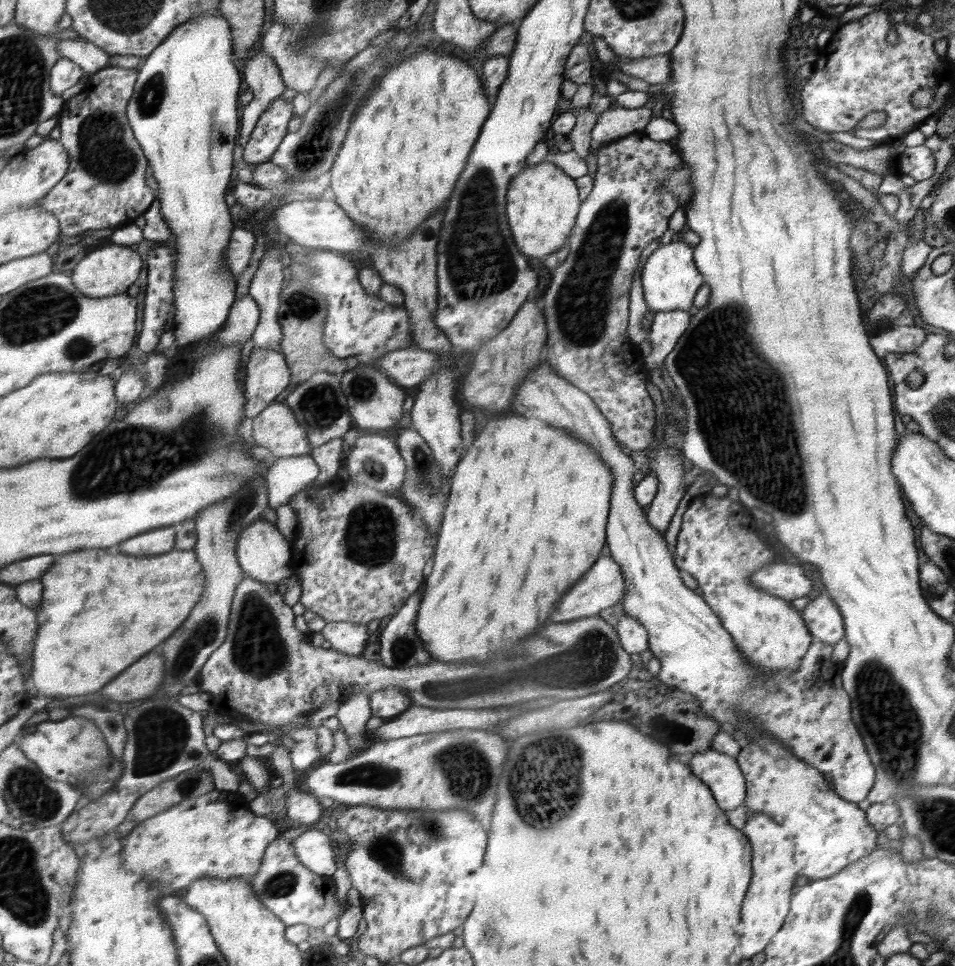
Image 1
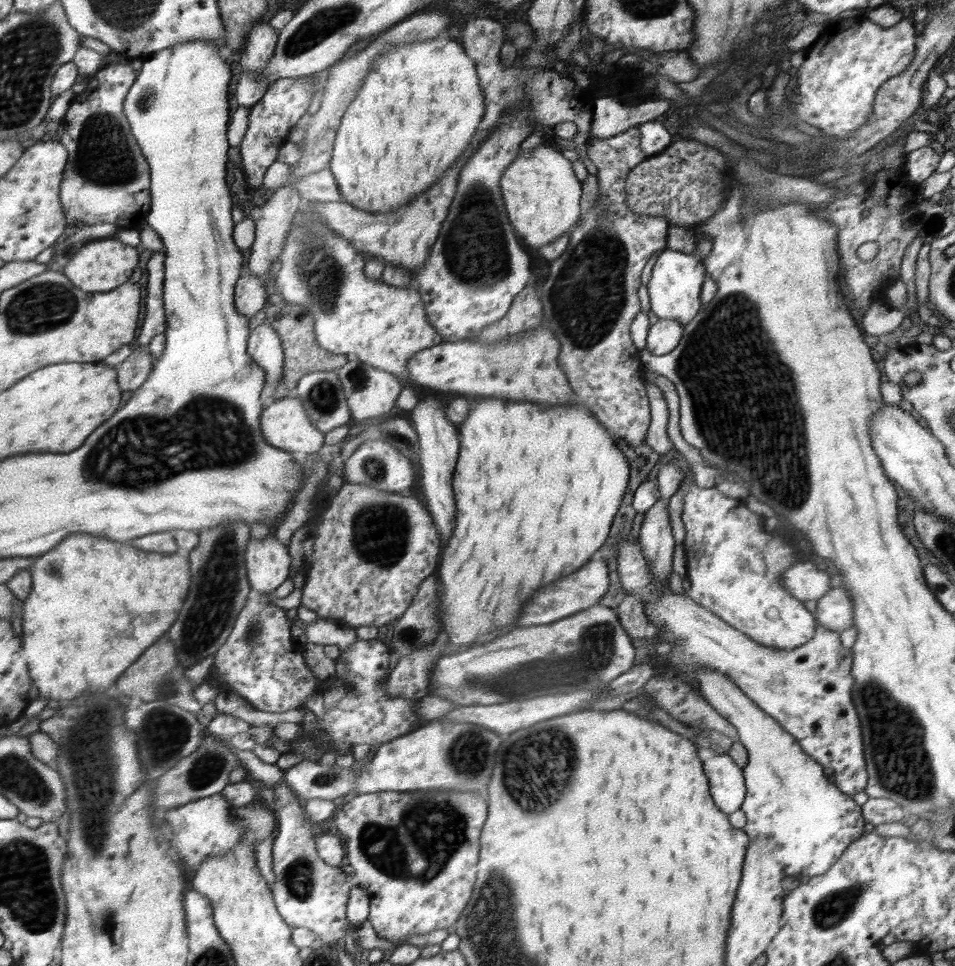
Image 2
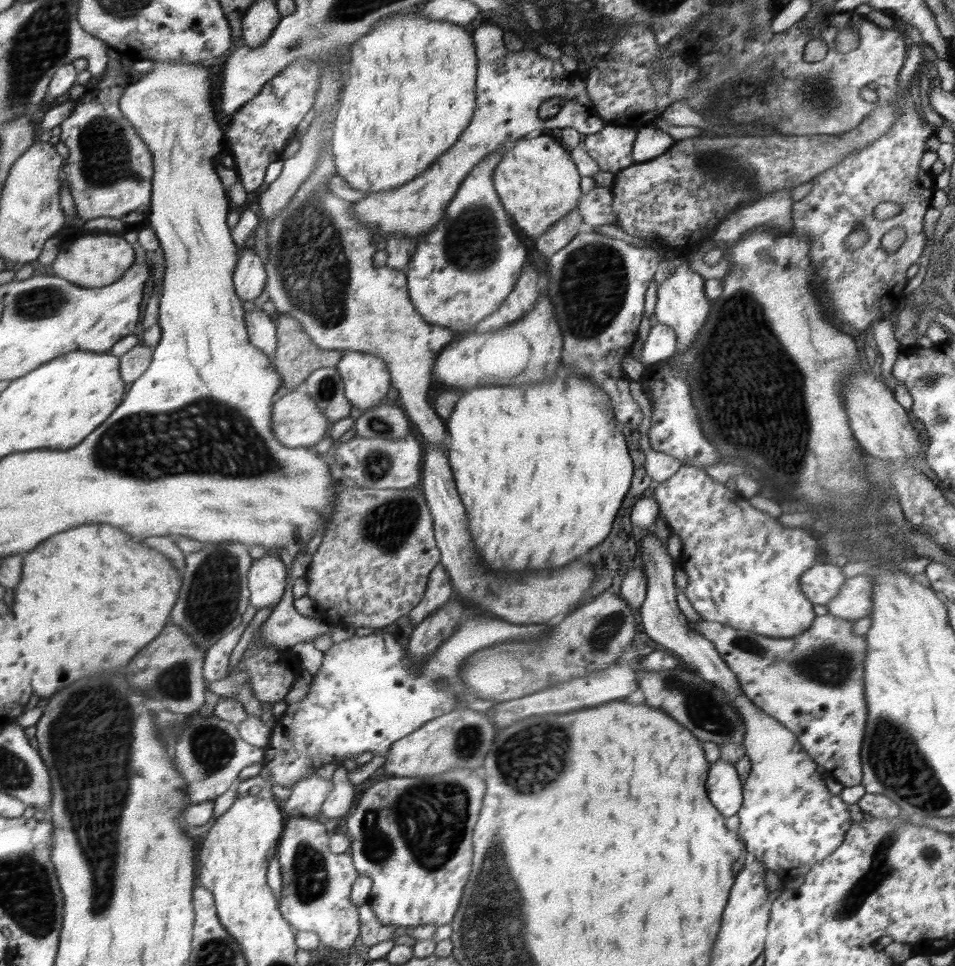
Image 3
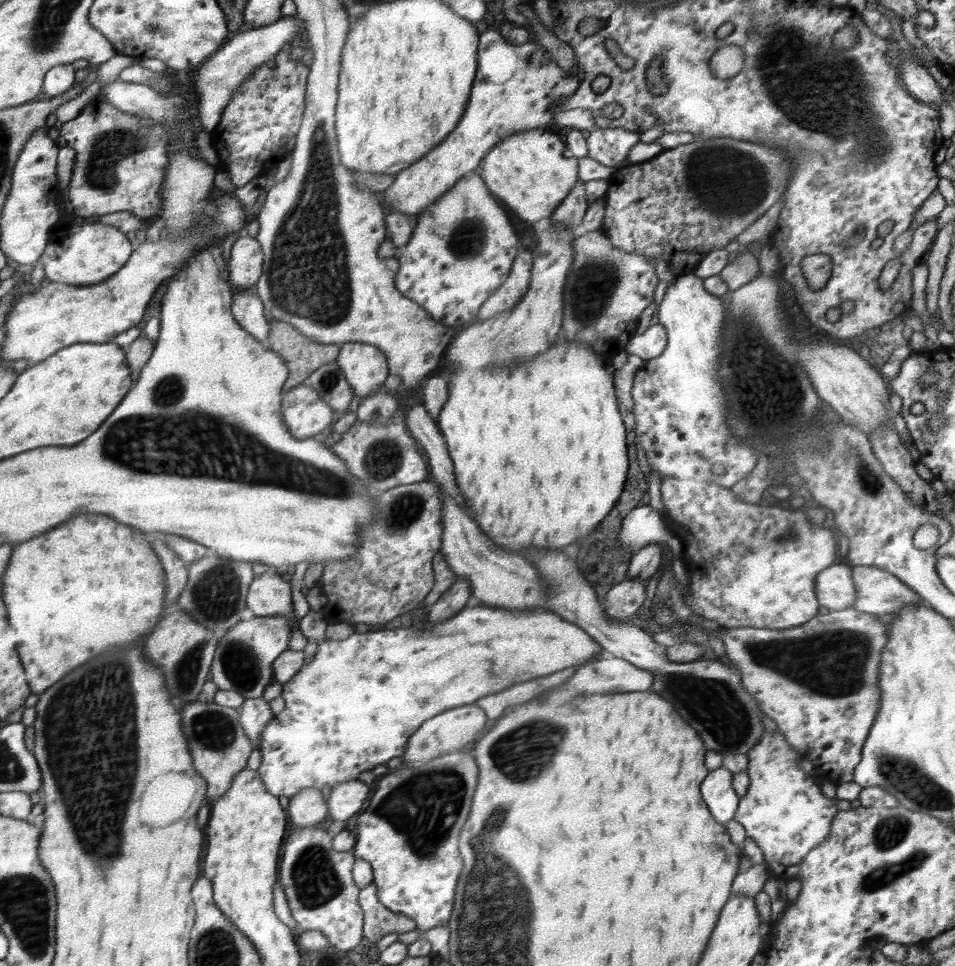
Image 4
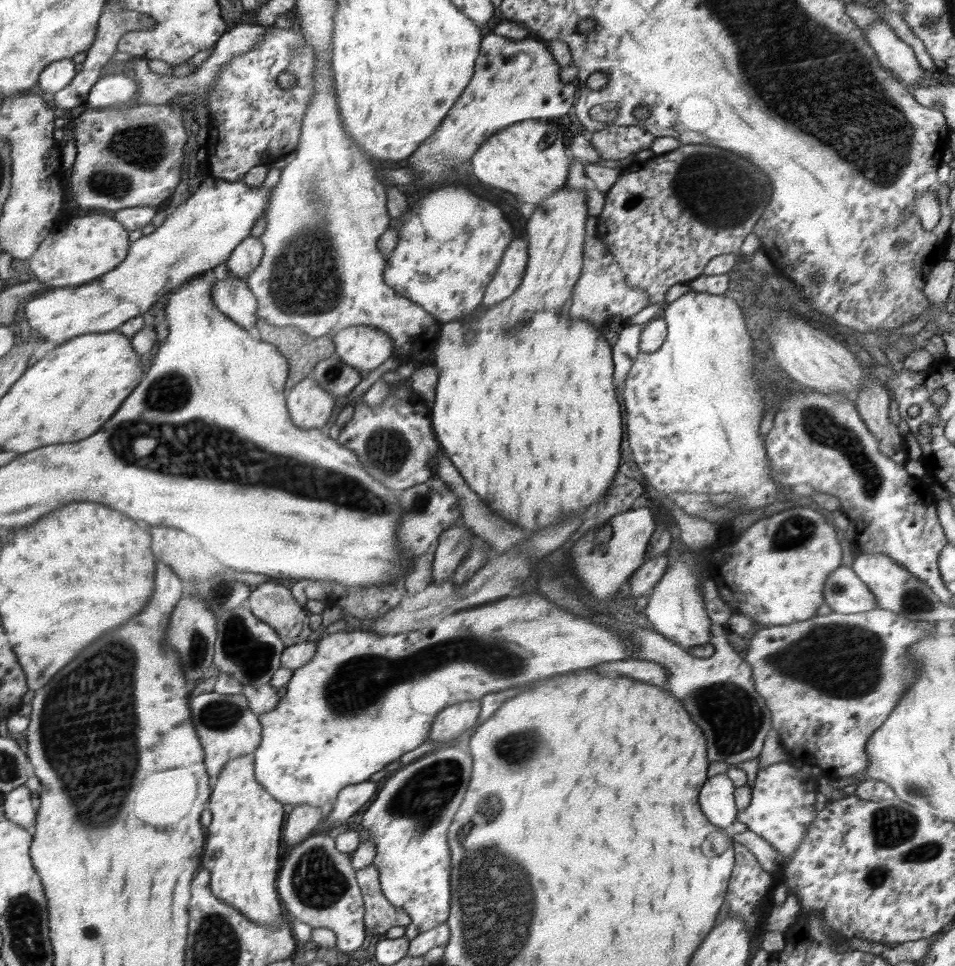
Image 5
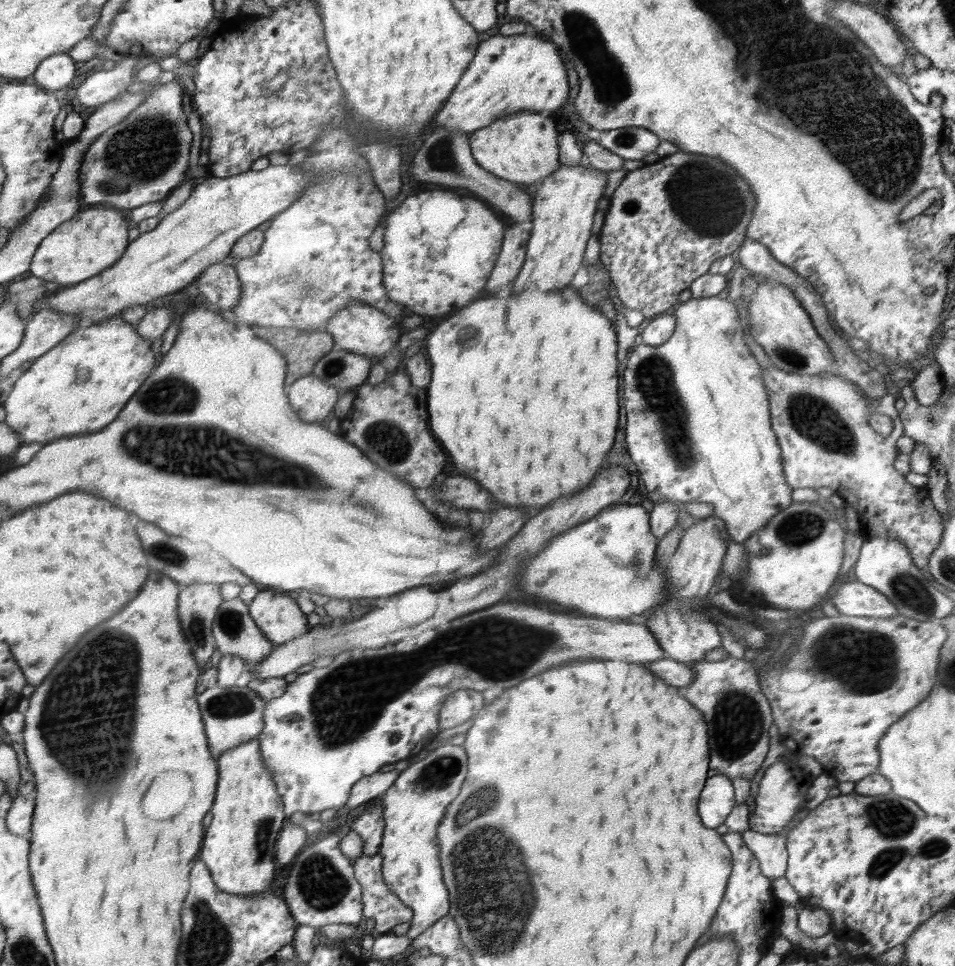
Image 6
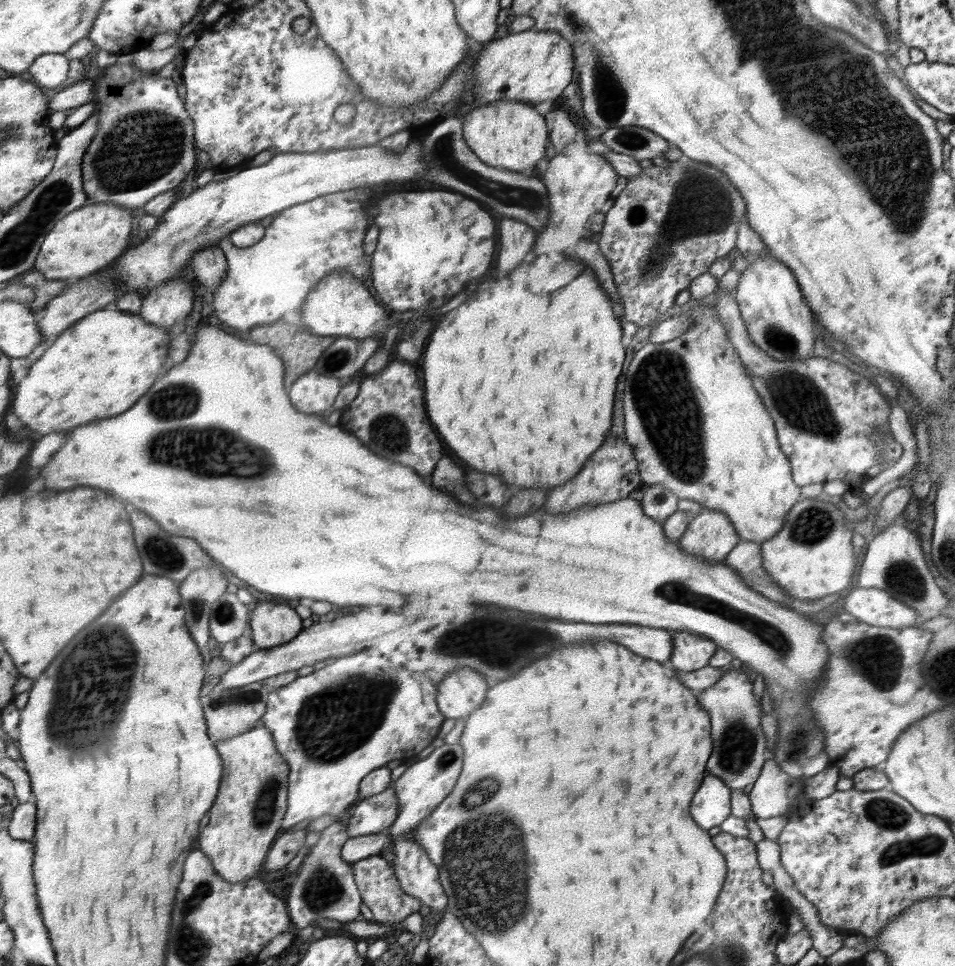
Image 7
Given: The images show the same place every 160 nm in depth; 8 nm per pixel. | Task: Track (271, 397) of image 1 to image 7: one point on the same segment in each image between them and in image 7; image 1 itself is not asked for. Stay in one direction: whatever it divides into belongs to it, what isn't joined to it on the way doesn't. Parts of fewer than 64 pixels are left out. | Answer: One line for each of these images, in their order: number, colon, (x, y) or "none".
2: (264, 346)
3: (261, 327)
4: (248, 308)
5: (232, 295)
6: (220, 284)
7: (210, 266)

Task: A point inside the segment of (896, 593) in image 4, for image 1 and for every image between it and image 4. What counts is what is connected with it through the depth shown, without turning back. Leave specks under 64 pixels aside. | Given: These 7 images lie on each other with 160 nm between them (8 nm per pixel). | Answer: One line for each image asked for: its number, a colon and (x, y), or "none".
1: (822, 617)
2: (834, 610)
3: (854, 601)

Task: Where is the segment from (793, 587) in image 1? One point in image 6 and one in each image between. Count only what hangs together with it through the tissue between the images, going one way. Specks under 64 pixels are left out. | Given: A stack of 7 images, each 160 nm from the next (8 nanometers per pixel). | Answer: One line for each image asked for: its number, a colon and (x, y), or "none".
2: (804, 581)
3: (822, 582)
4: (834, 587)
5: (844, 592)
6: (855, 598)

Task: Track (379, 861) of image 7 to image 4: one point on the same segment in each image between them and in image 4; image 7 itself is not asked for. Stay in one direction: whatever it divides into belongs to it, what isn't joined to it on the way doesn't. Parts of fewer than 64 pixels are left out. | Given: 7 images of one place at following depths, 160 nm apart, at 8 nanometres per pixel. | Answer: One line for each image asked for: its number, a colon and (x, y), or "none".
4: (380, 921)
5: (381, 915)
6: (381, 904)

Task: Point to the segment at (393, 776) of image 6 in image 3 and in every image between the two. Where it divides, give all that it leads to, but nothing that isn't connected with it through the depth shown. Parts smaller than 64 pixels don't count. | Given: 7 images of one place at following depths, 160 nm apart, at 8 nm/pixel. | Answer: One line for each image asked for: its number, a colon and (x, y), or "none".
3: (341, 799)
4: (346, 799)
5: (350, 799)

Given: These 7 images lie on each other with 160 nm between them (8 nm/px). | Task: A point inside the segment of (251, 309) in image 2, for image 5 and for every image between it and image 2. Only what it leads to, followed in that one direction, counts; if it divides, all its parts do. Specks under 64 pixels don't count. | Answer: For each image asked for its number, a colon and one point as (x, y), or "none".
3: (250, 276)
4: (246, 260)
5: (246, 257)

